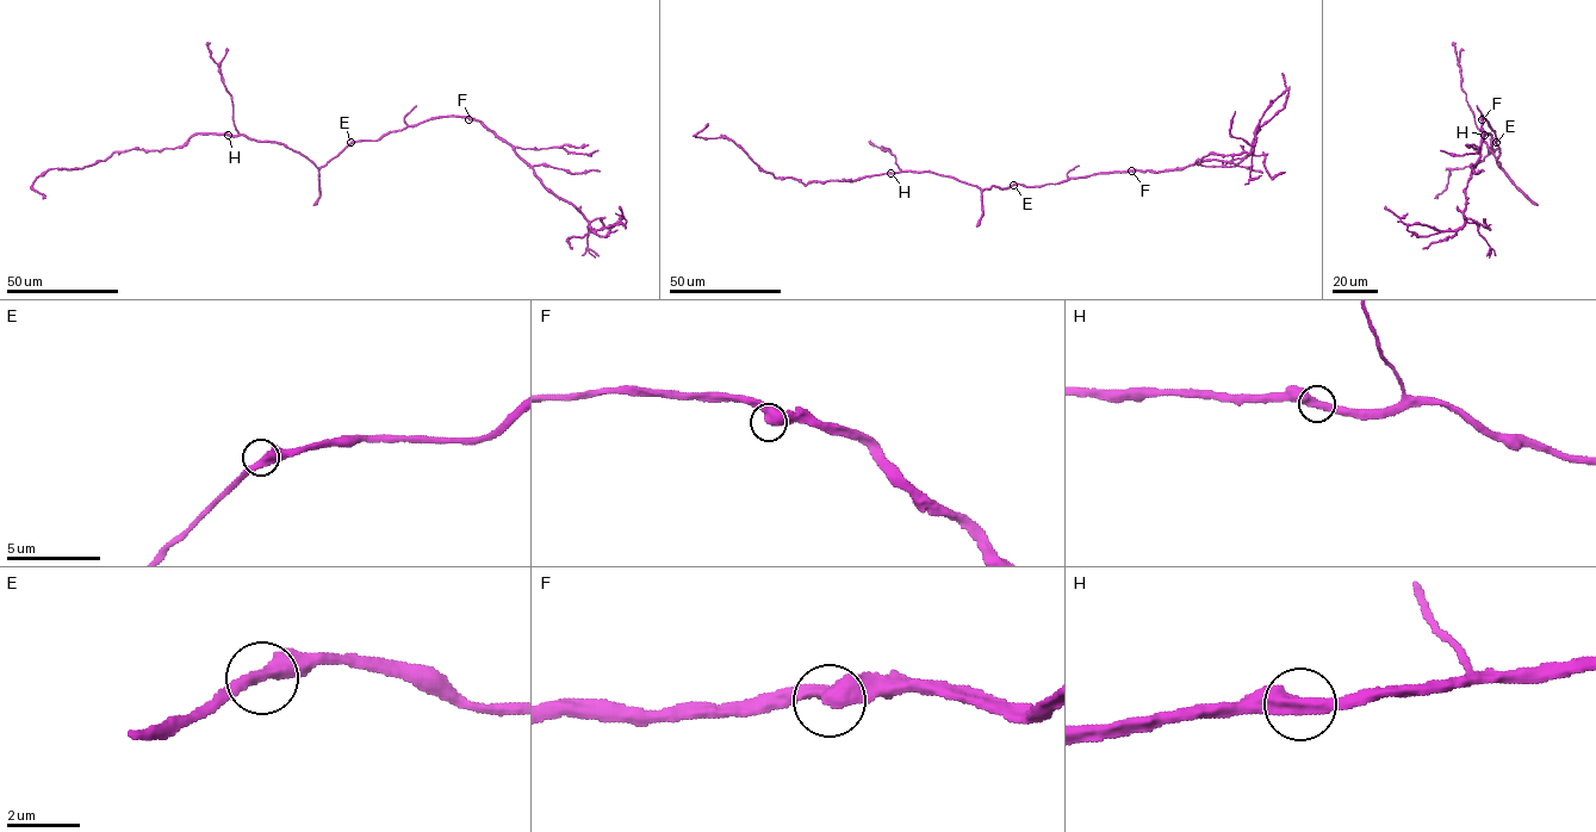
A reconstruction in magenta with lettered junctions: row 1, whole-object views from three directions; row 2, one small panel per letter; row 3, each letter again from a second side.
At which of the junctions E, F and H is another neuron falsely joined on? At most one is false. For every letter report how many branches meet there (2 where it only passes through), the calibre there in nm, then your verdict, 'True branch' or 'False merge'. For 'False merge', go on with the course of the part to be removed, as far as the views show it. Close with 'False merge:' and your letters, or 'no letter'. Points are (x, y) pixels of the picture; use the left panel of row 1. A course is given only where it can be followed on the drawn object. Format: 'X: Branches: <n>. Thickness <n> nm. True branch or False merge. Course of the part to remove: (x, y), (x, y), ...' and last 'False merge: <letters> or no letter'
E: Branches: 2. Thickness 420 nm. True branch
F: Branches: 2. Thickness 440 nm. True branch
H: Branches: 2. Thickness 440 nm. True branch
False merge: no letter

